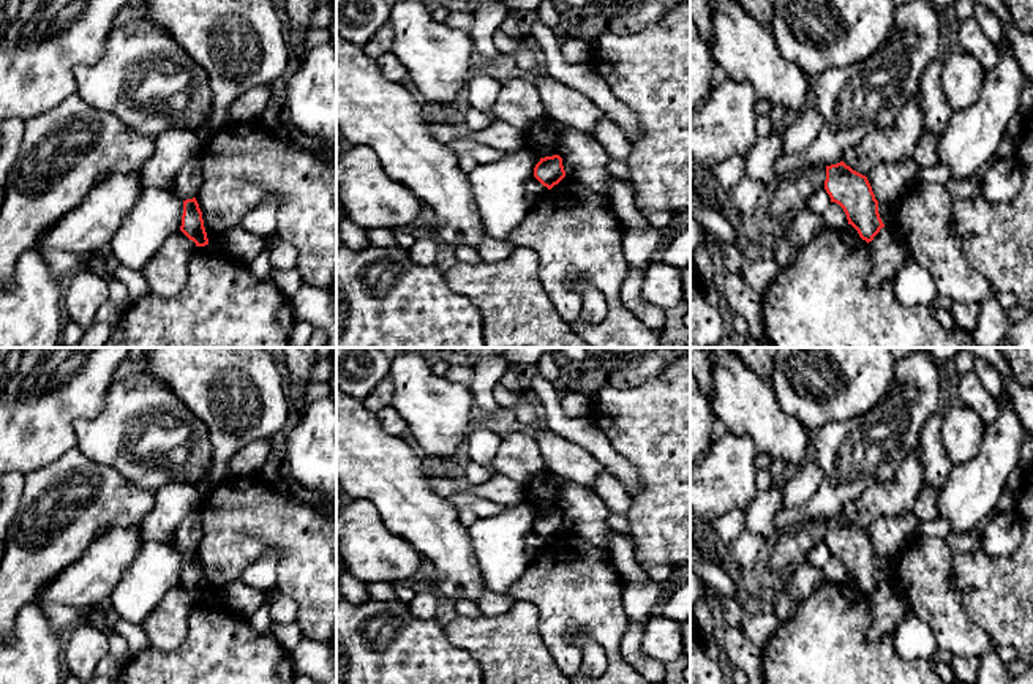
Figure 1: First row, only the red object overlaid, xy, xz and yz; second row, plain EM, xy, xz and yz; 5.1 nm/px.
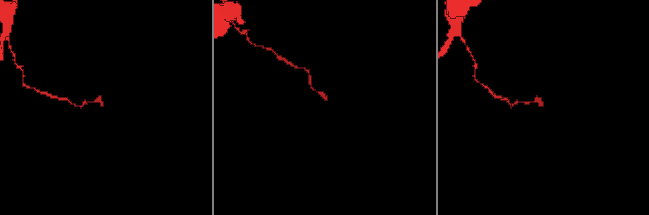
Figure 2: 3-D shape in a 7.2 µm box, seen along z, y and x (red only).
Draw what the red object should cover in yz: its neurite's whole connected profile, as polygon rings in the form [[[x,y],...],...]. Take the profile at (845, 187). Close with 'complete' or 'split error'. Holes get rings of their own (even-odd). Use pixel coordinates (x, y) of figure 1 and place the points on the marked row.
[[[843,161],[826,166],[825,190],[831,202],[839,204],[859,237],[867,243],[885,227],[878,201],[866,175],[853,171]]]; complete

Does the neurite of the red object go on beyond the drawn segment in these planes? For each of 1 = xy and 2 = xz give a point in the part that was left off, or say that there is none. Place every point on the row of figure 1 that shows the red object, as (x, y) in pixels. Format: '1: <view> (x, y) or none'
1: none
2: none

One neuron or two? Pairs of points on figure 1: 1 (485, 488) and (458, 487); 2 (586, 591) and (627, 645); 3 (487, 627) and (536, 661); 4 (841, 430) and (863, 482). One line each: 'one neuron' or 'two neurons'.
1: one neuron
2: two neurons
3: one neuron
4: one neuron

